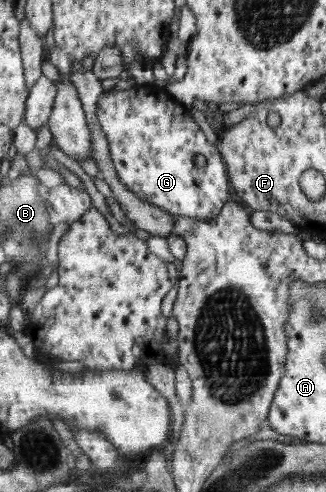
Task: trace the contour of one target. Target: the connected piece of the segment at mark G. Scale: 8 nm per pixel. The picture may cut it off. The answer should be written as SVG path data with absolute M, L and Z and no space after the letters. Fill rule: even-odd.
M138 82L127 90L104 91L98 100L97 115L110 143L112 161L118 177L128 191L176 217L208 220L220 213L220 206L228 198L228 178L222 164L223 158L212 142L206 140L206 134L190 115L190 107L181 103L174 94L158 88L154 82ZM198 154L206 156L208 164L204 168L198 168L194 162Z

